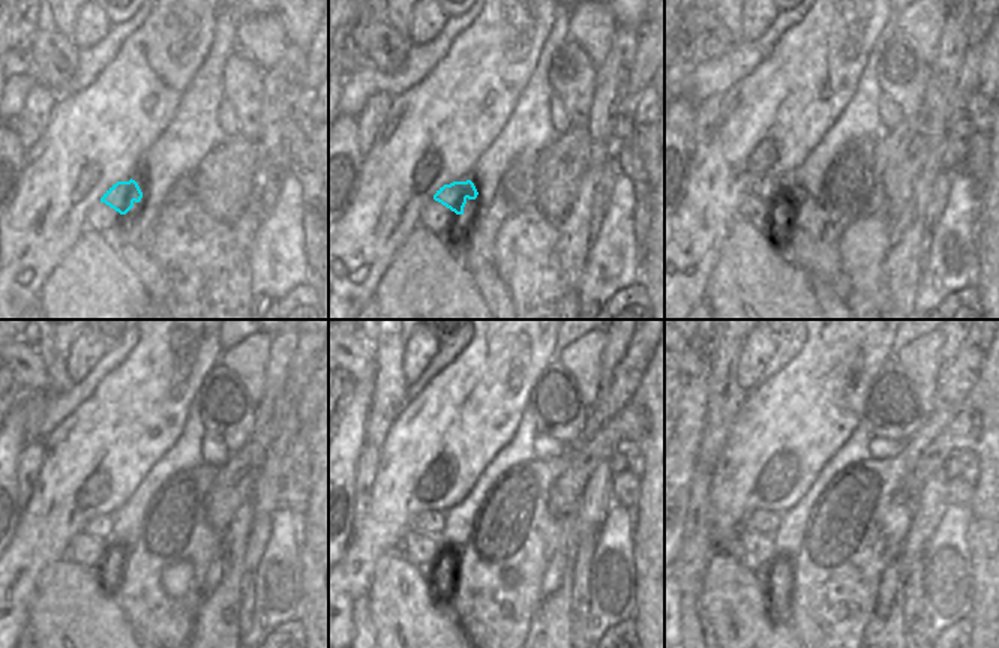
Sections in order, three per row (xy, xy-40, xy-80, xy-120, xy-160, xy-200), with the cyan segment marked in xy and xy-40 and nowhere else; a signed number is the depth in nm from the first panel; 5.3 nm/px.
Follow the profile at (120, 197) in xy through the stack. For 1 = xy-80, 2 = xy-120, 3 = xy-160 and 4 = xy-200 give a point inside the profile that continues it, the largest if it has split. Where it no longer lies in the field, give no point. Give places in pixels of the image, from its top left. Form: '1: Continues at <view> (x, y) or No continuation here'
1: Continues at xy-80 (779, 189)
2: Continues at xy-120 (101, 527)
3: Continues at xy-160 (431, 522)
4: Continues at xy-200 (762, 521)

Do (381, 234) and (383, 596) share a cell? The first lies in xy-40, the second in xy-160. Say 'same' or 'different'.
different

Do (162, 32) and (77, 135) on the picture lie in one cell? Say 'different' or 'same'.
same

